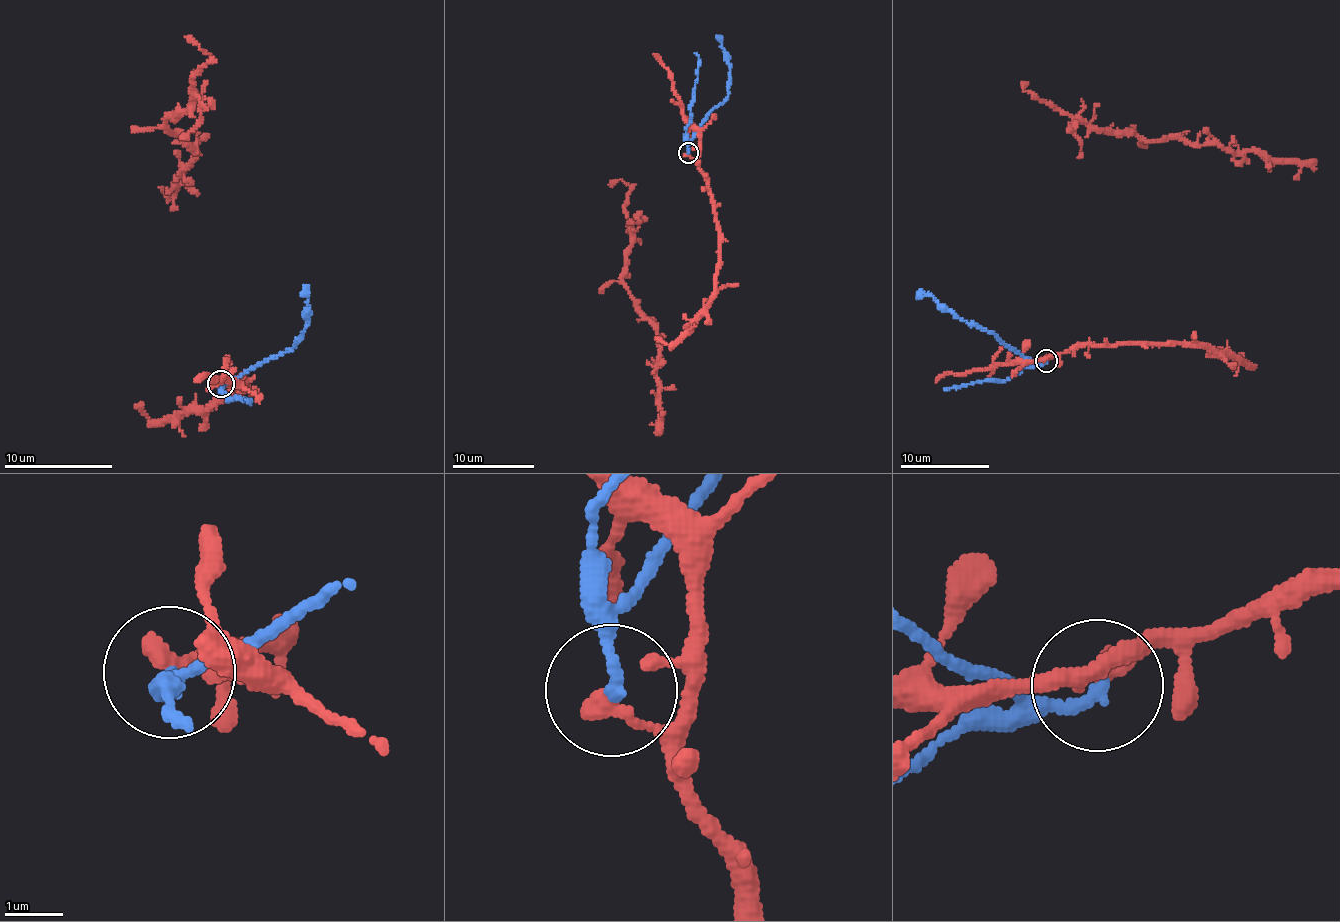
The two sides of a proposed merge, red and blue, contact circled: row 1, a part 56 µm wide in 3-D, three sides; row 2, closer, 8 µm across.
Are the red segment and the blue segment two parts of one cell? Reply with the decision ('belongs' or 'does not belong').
does not belong

